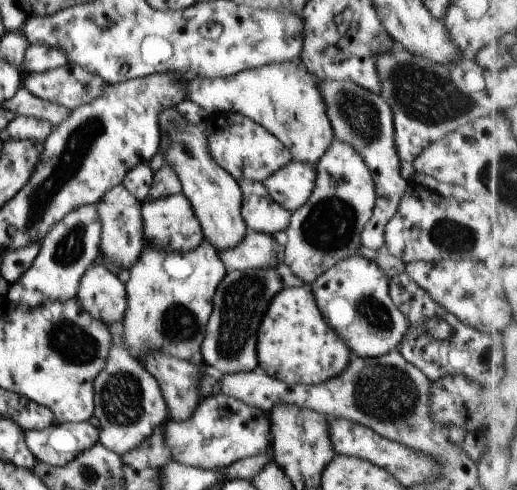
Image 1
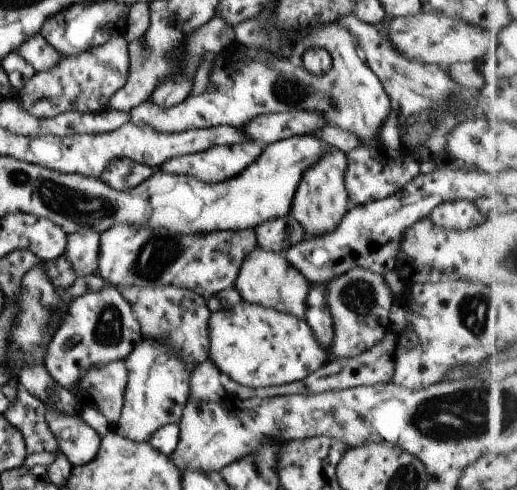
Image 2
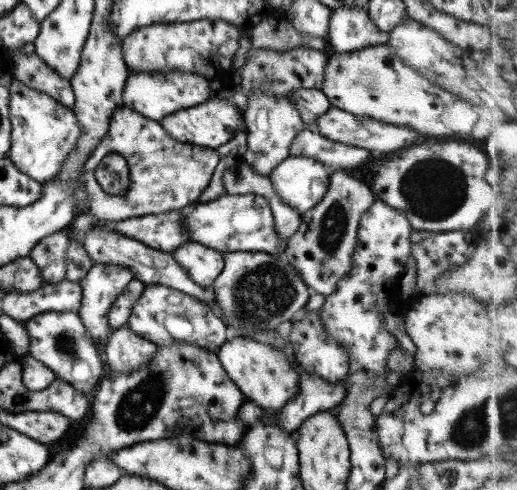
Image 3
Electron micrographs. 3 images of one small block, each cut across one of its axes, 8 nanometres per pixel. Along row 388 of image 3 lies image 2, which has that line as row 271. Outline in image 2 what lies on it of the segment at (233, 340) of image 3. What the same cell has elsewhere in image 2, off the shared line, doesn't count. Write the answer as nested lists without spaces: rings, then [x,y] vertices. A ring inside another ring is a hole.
[[[258,246],[243,260],[235,282],[241,298],[281,313],[290,313],[305,320],[307,296],[311,287],[309,280],[295,269],[284,254],[275,253]]]

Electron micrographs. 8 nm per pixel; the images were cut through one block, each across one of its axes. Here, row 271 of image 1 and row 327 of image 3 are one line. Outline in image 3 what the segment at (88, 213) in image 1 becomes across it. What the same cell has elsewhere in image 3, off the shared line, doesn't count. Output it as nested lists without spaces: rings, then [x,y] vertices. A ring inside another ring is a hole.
[[[46,311],[26,320],[26,329],[30,337],[29,355],[54,371],[56,378],[68,382],[85,396],[92,395],[98,380],[108,370],[103,355],[99,355],[97,346],[90,341],[80,315],[74,311]]]

